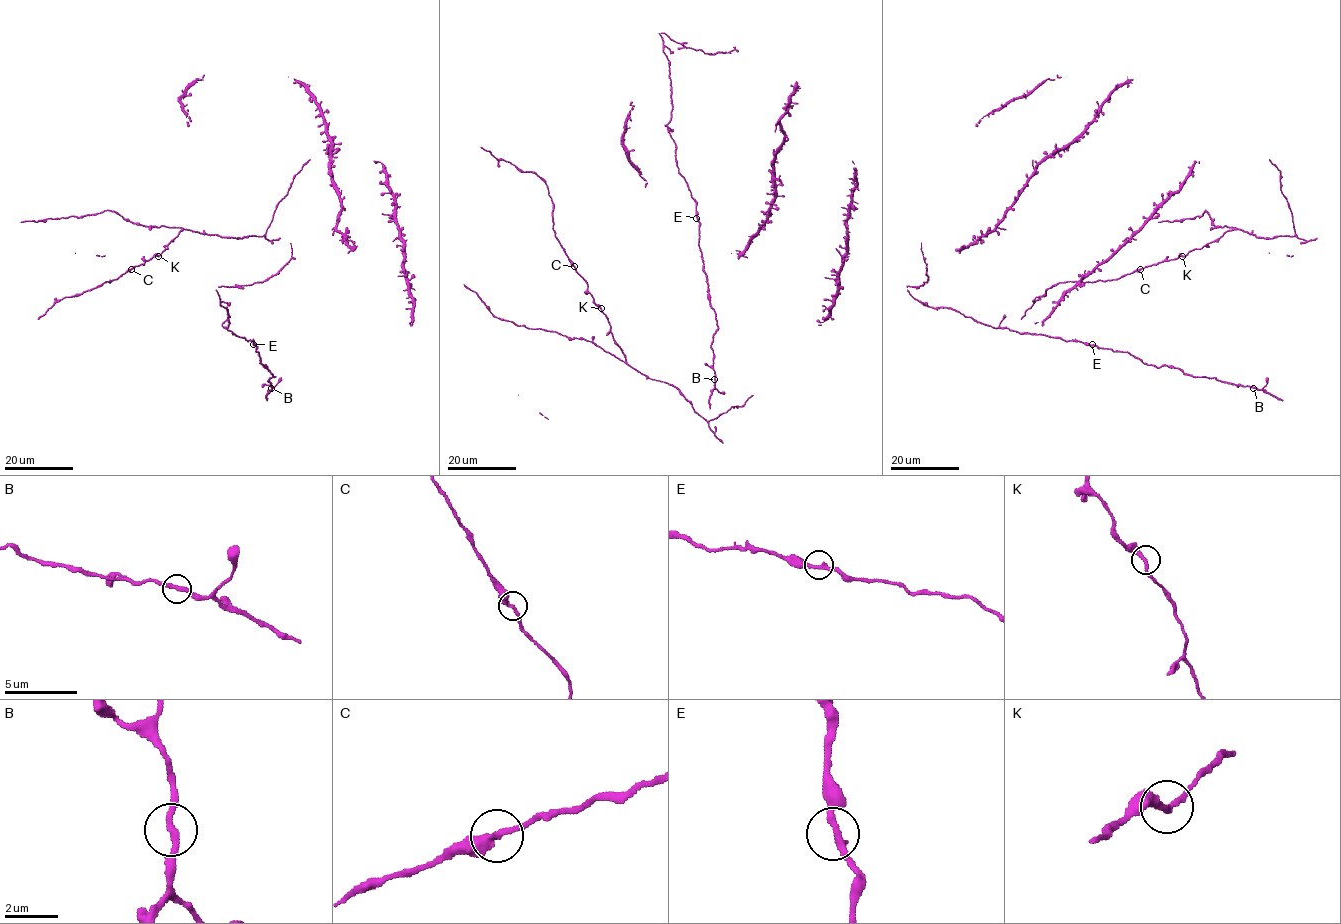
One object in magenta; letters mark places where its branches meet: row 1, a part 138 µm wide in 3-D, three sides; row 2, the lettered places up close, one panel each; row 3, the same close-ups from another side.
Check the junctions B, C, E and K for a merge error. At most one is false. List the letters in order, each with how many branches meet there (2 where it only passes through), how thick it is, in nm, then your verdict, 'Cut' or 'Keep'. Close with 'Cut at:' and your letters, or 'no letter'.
B: Branches: 2. Thickness 280 nm. Keep
C: Branches: 2. Thickness 320 nm. Keep
E: Branches: 2. Thickness 280 nm. Keep
K: Branches: 2. Thickness 280 nm. Keep
Cut at: no letter

